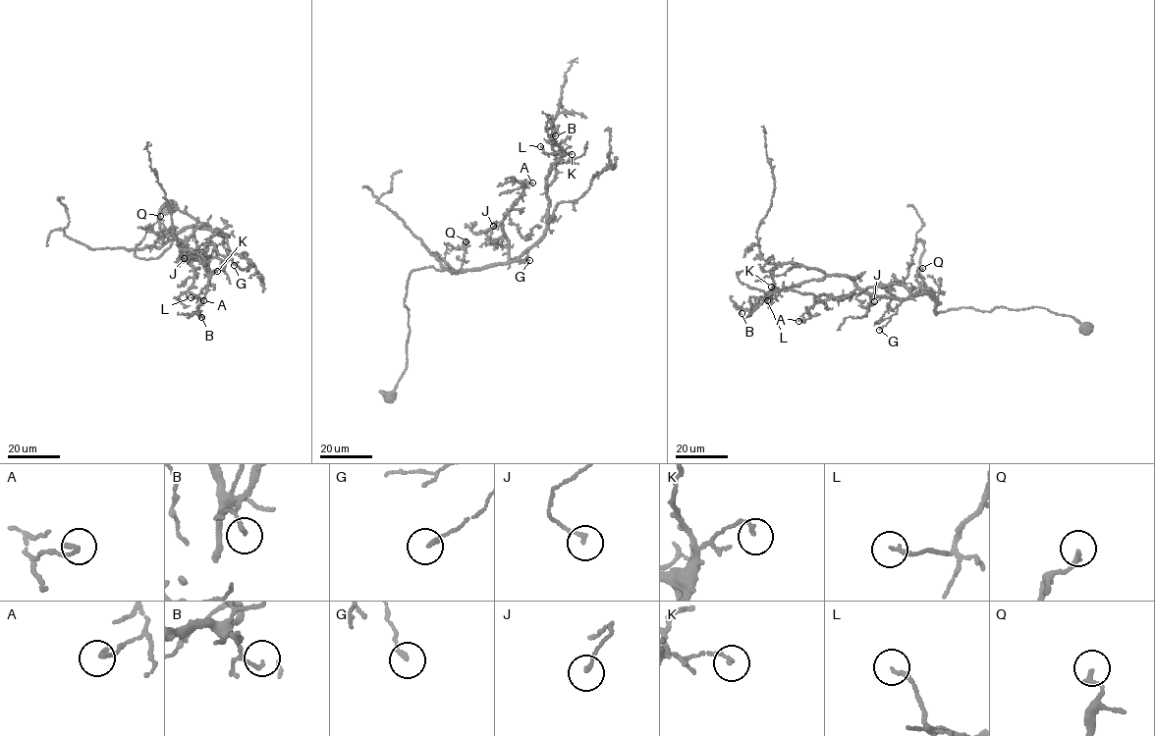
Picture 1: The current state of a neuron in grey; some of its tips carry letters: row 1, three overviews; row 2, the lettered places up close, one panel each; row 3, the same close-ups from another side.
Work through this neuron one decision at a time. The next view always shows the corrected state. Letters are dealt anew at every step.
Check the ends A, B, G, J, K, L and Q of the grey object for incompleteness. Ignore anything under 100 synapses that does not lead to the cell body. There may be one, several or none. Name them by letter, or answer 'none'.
none

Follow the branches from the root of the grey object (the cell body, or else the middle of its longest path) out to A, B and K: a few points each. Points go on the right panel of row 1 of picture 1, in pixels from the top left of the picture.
A: (1086, 329), (1033, 306), (935, 314), (932, 294), (914, 296), (893, 284), (820, 300), (798, 321)
B: (1086, 329), (1033, 306), (935, 314), (932, 294), (877, 296), (837, 274), (773, 289), (742, 313)
K: (1086, 329), (1033, 306), (935, 314), (932, 294), (877, 296), (837, 274), (771, 287)

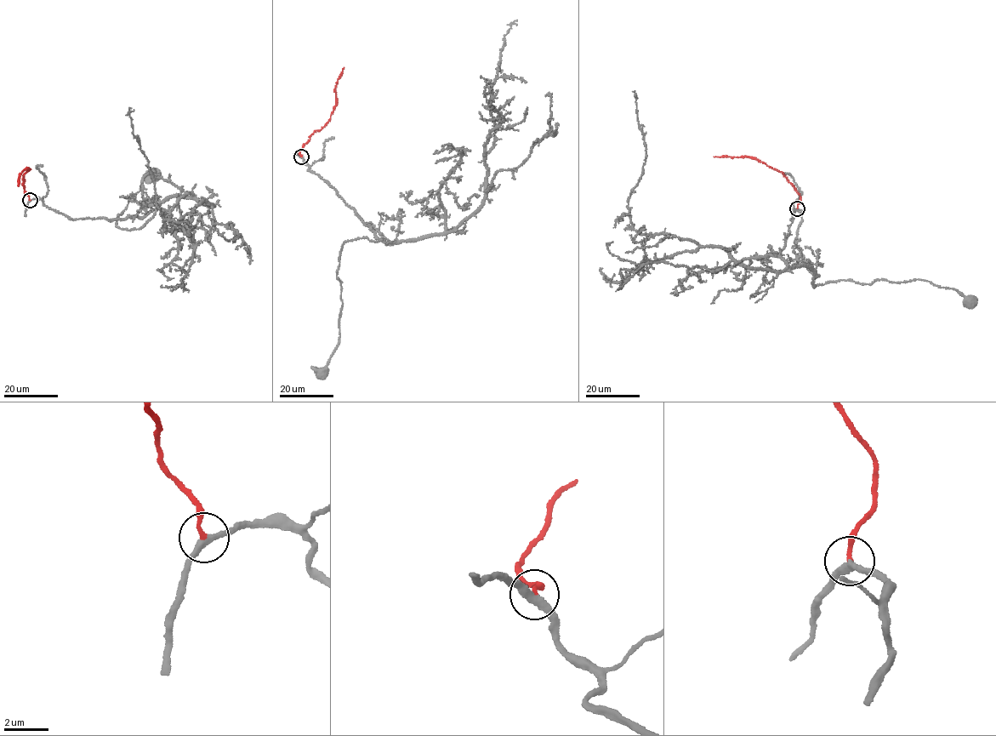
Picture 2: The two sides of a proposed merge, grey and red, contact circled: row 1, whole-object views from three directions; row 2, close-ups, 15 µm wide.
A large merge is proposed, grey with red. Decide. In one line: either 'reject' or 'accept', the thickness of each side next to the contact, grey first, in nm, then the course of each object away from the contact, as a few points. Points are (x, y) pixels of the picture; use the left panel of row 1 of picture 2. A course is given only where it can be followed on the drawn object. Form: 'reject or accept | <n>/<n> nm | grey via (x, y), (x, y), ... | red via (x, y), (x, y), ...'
accept | 320/200 nm | grey via (30, 200), (75, 219), (156, 209), (138, 229), (116, 219), (143, 177), (156, 175) | red via (30, 200), (23, 182), (24, 174), (30, 169), (27, 168), (19, 175), (18, 186)

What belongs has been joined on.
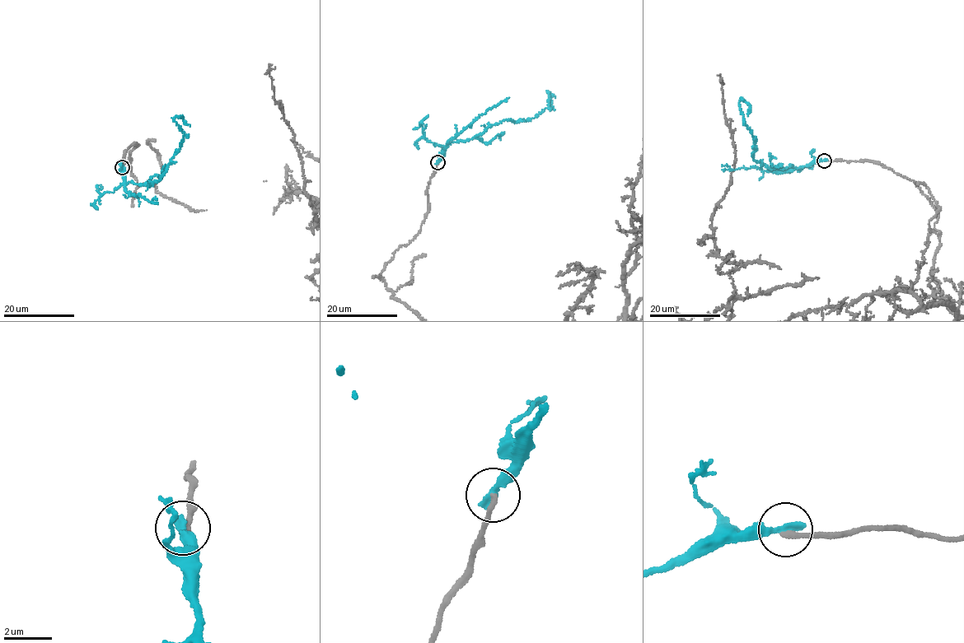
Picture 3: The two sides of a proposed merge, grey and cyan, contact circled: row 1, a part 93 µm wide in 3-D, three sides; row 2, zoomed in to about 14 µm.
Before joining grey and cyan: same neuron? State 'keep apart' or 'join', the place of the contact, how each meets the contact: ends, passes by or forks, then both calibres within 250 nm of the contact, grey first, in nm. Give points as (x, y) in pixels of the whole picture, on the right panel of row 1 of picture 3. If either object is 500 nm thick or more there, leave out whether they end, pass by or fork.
keep apart | (824, 160) | grey ends | cyan ends | 200/360 nm

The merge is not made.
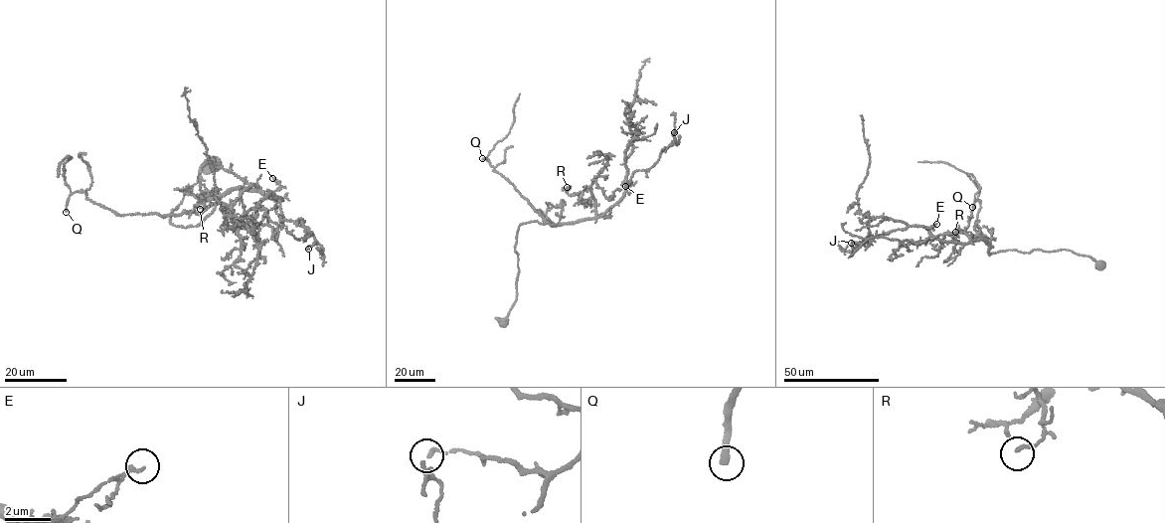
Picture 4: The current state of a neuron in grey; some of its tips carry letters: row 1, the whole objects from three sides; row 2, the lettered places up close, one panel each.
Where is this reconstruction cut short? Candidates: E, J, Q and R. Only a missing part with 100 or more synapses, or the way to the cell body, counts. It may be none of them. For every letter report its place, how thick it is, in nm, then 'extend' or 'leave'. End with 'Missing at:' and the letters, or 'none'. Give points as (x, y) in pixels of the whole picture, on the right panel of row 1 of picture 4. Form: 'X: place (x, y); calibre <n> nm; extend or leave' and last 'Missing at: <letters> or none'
E: place (936, 224); calibre 160 nm; leave
J: place (851, 243); calibre 170 nm; leave
Q: place (972, 207); calibre 280 nm; extend
R: place (955, 232); calibre 140 nm; leave
Missing at: Q

